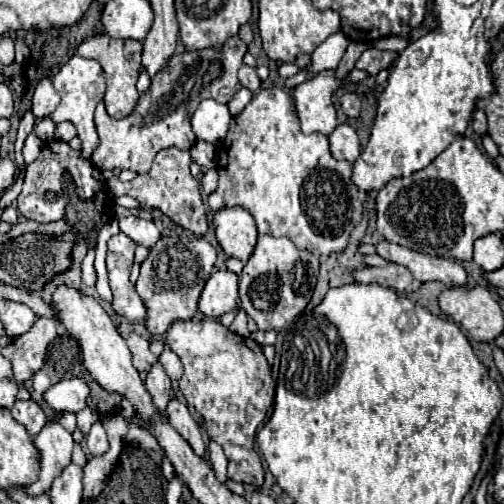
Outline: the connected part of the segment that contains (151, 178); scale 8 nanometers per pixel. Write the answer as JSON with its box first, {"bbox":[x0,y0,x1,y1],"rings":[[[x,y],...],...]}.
{"bbox":[108,147,208,235],"rings":[[[168,147],[168,149],[164,149],[164,151],[160,151],[156,155],[156,159],[152,163],[152,169],[146,175],[136,175],[128,183],[118,181],[118,177],[108,179],[110,195],[112,197],[130,195],[130,197],[134,197],[140,203],[140,207],[160,209],[176,225],[192,231],[194,235],[206,235],[206,231],[208,231],[206,207],[204,207],[202,197],[200,197],[200,183],[190,173],[190,163],[192,163],[192,159],[190,159],[188,151],[182,151],[182,149],[176,149],[176,147]]]}

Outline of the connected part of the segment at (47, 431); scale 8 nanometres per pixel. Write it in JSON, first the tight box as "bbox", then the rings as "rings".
{"bbox":[24,423,74,497],"rings":[[[46,423],[34,437],[34,447],[40,453],[40,473],[38,479],[24,489],[30,497],[46,493],[52,487],[52,481],[70,465],[74,441],[60,423]]]}

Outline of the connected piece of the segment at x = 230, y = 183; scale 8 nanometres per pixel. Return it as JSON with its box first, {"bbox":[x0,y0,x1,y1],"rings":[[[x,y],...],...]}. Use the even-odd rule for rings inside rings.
{"bbox":[216,87,362,255],"rings":[[[282,87],[262,89],[238,115],[230,121],[230,131],[224,139],[226,163],[218,169],[219,179],[216,191],[224,197],[226,207],[242,207],[252,213],[260,235],[288,237],[298,249],[306,249],[316,255],[342,253],[348,247],[352,229],[362,219],[362,195],[352,183],[352,163],[336,161],[328,149],[326,135],[304,135],[292,107],[292,97]],[[322,171],[322,185],[304,185],[314,173]]]}

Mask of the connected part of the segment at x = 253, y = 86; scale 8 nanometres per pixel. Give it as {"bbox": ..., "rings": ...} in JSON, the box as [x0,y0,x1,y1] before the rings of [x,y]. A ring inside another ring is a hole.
{"bbox":[238,65,260,91],"rings":[[[242,65],[238,77],[240,77],[242,87],[246,87],[246,89],[250,89],[250,91],[258,91],[258,89],[260,89],[260,77],[258,77],[258,73],[256,73],[254,67]]]}

